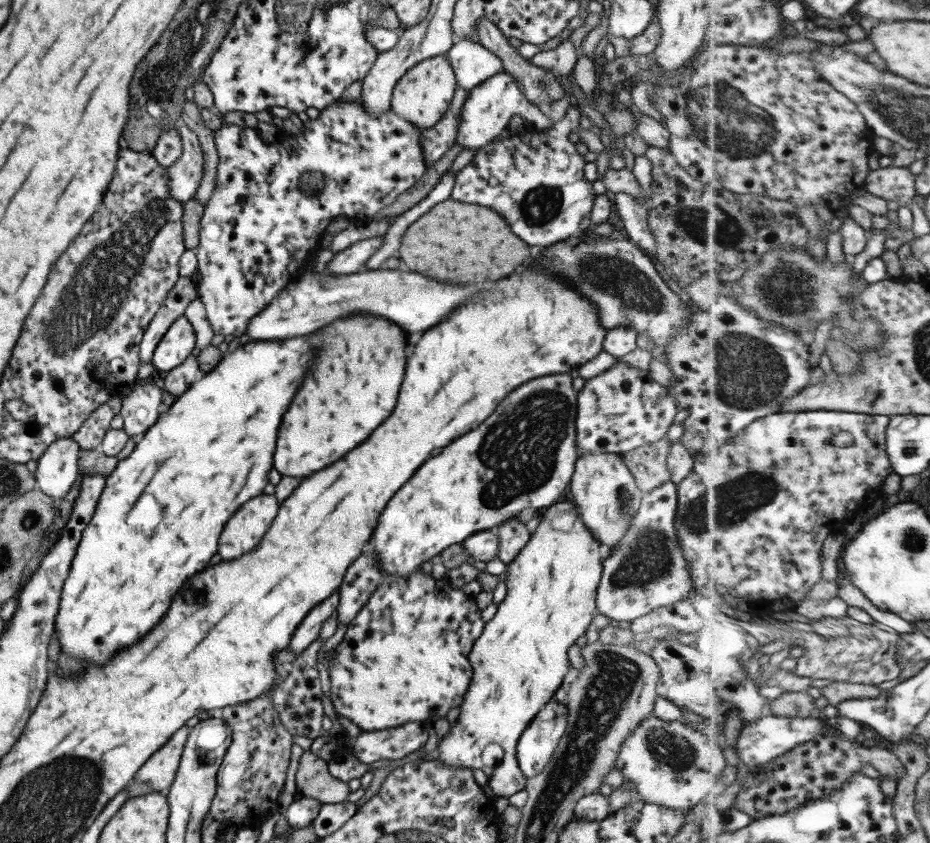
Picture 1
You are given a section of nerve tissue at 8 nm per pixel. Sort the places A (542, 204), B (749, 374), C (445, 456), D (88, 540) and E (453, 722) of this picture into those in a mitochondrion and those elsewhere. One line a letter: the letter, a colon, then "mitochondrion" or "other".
A: mitochondrion
B: mitochondrion
C: other
D: other
E: other

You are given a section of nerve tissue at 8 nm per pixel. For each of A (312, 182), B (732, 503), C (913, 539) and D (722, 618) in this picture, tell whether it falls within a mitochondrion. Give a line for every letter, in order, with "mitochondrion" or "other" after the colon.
A: mitochondrion
B: mitochondrion
C: mitochondrion
D: other

